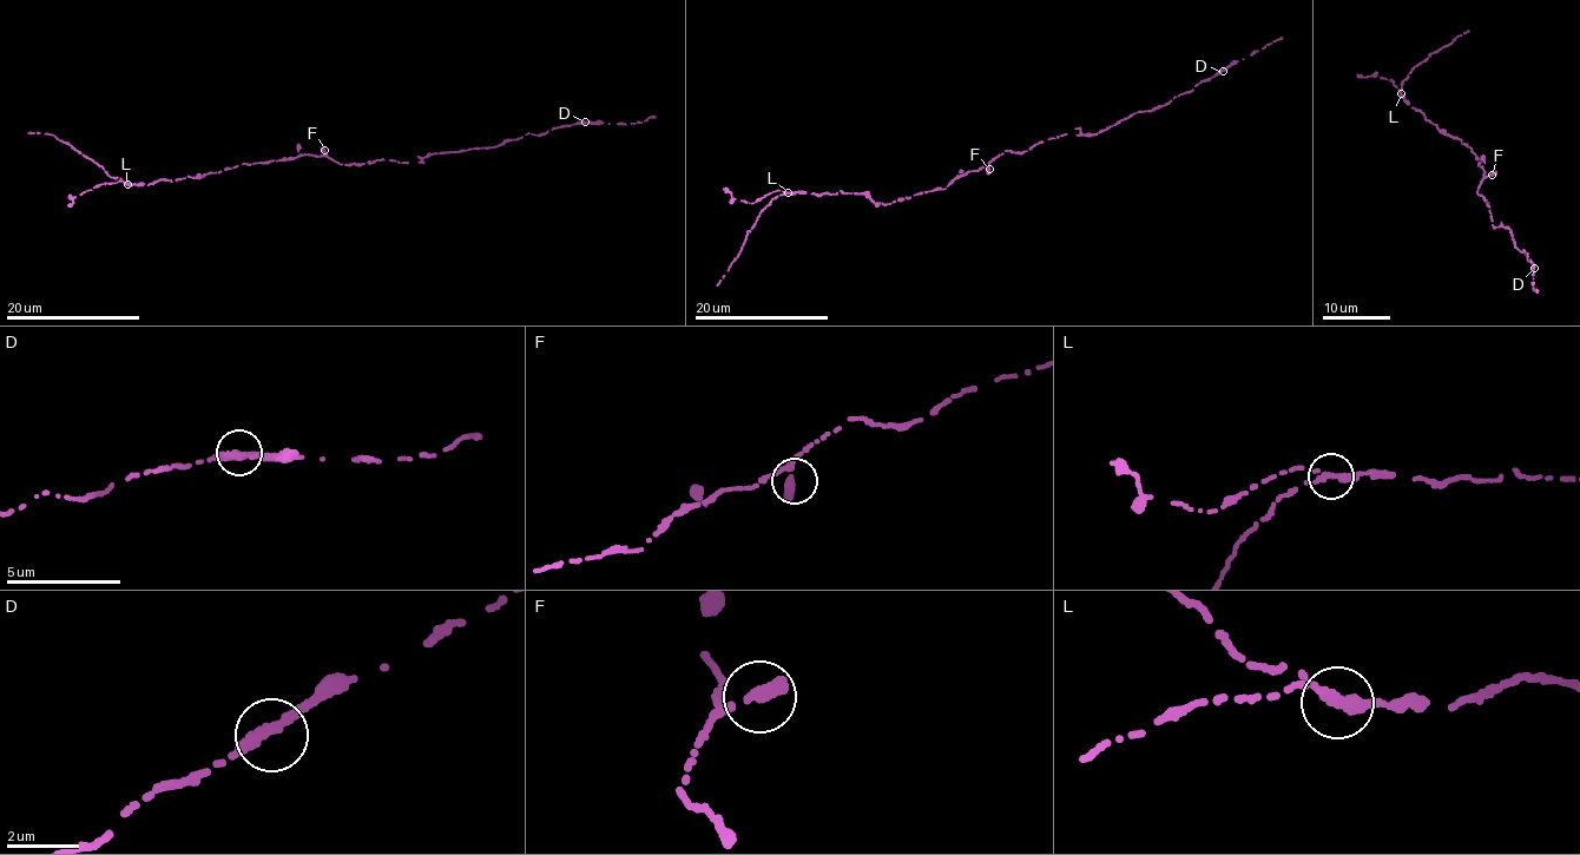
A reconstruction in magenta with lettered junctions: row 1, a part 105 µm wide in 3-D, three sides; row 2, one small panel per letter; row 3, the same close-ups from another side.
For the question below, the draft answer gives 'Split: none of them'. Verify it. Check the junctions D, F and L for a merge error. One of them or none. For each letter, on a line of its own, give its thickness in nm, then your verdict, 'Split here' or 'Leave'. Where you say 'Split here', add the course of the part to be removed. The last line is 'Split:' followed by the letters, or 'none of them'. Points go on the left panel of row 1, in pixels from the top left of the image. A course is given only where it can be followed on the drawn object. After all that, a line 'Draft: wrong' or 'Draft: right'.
D: Thickness 320 nm. Leave
F: Thickness 280 nm. Leave
L: Thickness 320 nm. Split here. Course of the part to remove: (126, 184), (53, 135), (27, 132)
Split: L
Draft: wrong

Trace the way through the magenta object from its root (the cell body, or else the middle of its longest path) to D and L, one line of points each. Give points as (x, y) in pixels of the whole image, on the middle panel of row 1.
D: (991, 160), (1006, 150), (1027, 151), (1075, 127), (1083, 135), (1101, 132), (1134, 113), (1169, 104), (1223, 71)
L: (991, 160), (979, 170), (955, 177), (946, 188), (883, 204), (856, 192), (787, 193)

